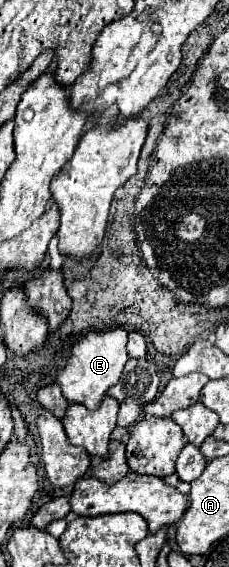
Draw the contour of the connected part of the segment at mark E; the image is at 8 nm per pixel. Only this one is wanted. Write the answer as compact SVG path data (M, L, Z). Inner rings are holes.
M123 327L111 331L91 331L79 343L75 343L67 365L57 375L57 383L61 385L65 399L69 403L81 403L89 409L99 407L109 387L113 387L119 381L123 367L129 359L125 351L125 343L127 343L127 329Z

